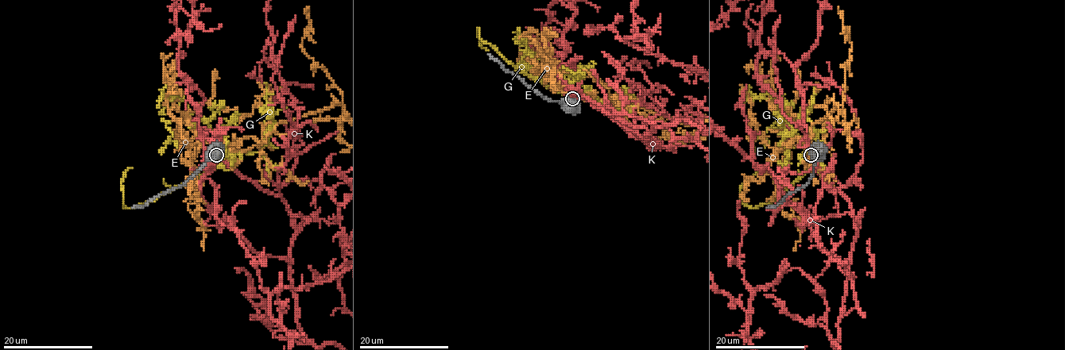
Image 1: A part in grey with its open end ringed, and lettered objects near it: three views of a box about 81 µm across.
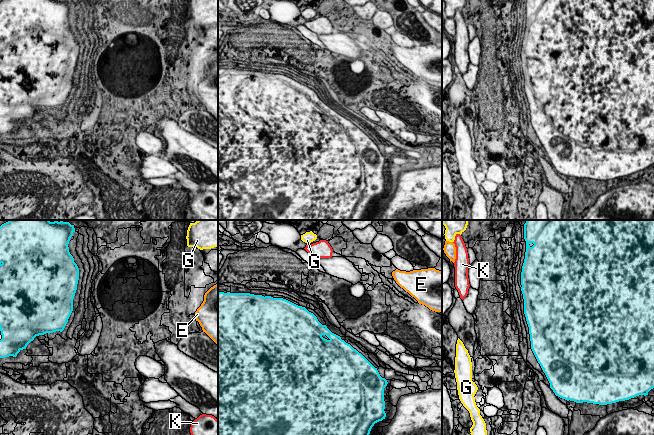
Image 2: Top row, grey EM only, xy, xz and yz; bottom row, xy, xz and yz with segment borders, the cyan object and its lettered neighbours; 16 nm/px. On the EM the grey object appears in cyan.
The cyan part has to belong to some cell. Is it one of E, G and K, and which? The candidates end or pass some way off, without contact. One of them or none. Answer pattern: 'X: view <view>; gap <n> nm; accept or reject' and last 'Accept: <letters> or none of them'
E: view yz; gap 1100 nm; reject
G: view yz; gap 900 nm; reject
K: view xz; gap 800 nm; reject
Accept: none of them

